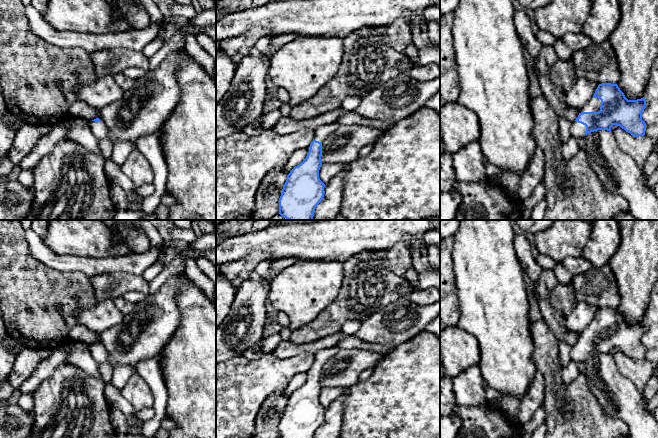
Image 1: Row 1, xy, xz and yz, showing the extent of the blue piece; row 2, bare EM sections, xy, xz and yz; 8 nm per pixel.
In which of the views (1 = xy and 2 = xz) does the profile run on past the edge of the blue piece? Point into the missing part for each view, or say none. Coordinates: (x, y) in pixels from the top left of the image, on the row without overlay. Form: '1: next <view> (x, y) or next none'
1: next xy (99, 353)
2: next xz (320, 358)

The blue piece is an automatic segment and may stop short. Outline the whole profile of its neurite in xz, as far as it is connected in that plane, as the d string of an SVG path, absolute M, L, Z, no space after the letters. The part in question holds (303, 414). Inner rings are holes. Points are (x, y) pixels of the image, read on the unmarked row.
M335 346L314 355L306 382L287 399L279 422L279 438L314 438L325 418L325 408L319 402L322 367L339 350Z

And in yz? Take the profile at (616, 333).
M599 308L593 321L572 346L571 360L579 363L598 354L611 356L613 349L620 350L634 361L644 360L646 348L642 337L645 332L644 321L628 324L617 308Z

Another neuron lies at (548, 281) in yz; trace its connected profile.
M542 270L539 281L534 284L538 294L538 304L542 319L547 323L558 342L571 346L579 339L579 334L570 331L563 323L562 316L552 307L549 295L558 284L554 270Z

